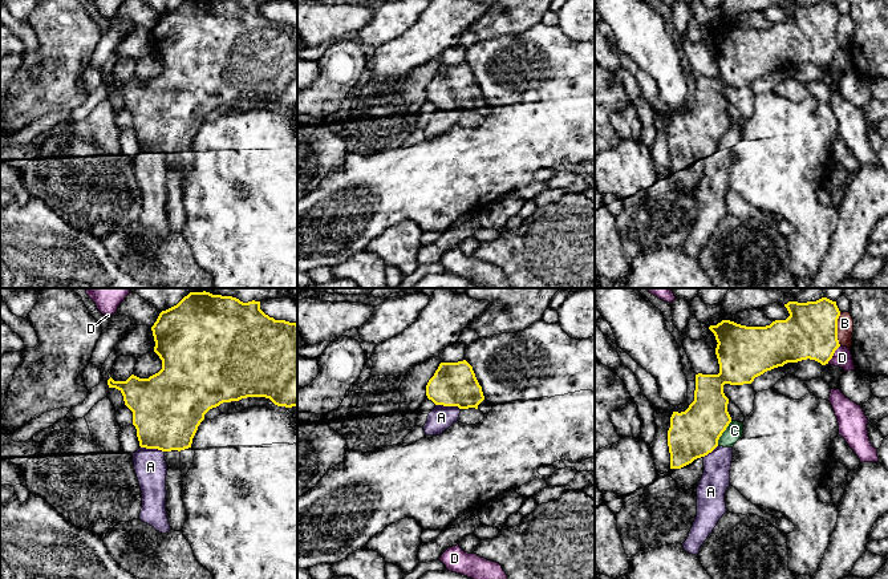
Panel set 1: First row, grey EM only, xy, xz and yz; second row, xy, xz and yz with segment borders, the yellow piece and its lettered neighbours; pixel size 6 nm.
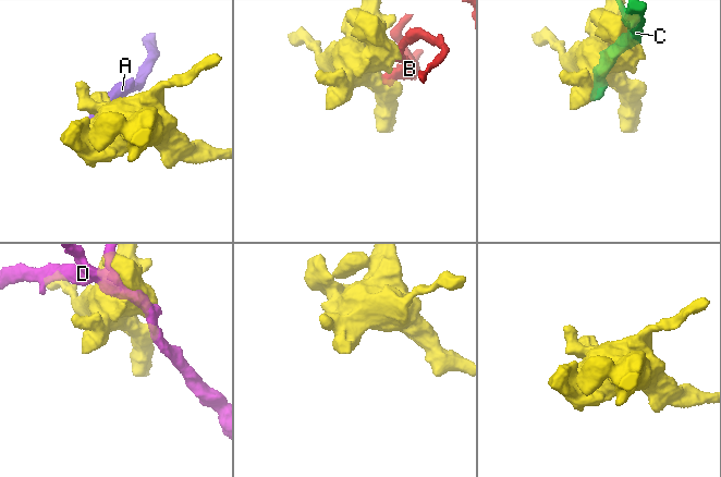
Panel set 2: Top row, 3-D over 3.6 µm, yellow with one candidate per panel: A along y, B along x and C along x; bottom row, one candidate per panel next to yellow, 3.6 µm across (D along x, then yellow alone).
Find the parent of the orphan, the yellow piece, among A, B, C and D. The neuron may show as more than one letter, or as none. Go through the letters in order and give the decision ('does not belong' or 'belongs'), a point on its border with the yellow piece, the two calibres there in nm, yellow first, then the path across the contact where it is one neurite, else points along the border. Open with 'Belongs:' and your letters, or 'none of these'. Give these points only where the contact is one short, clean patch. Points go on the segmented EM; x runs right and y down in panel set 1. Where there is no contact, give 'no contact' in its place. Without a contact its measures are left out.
Belongs: none of these
A: does not belong | xz (447, 405) | 280/150 nm | along xz (436, 404), (455, 405), (459, 409)
B: does not belong | yz (836, 328) | 320/100 nm
C: does not belong | yz (722, 432) | 300/100 nm
D: does not belong | yz (832, 355) | 320/120 nm

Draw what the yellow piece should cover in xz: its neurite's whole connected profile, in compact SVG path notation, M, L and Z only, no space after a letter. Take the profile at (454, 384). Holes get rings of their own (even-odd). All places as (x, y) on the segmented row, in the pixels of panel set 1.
M466 360L441 363L426 385L426 396L435 405L475 408L483 414L492 409L483 396L473 367Z

